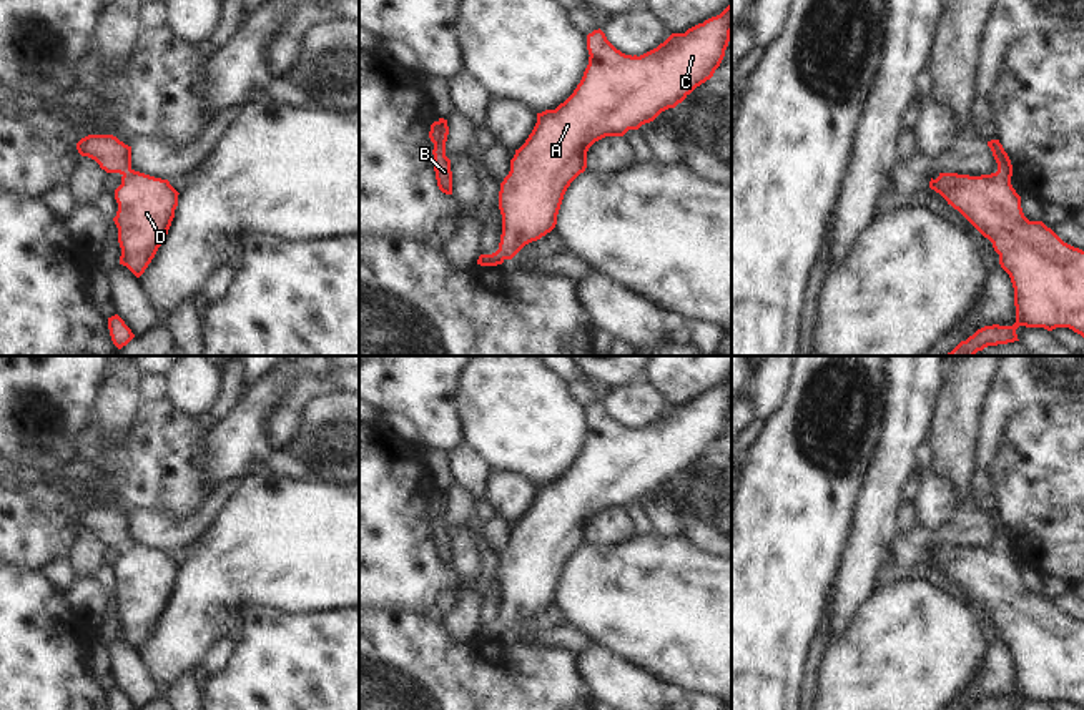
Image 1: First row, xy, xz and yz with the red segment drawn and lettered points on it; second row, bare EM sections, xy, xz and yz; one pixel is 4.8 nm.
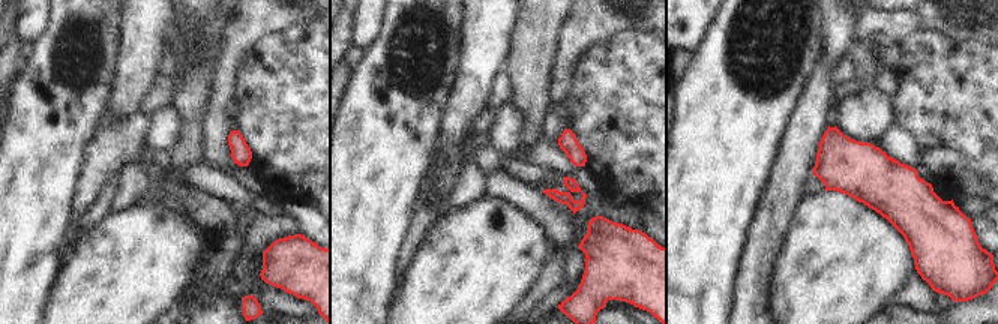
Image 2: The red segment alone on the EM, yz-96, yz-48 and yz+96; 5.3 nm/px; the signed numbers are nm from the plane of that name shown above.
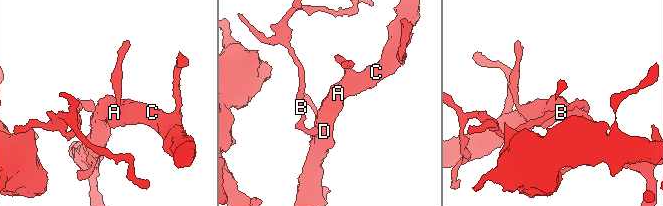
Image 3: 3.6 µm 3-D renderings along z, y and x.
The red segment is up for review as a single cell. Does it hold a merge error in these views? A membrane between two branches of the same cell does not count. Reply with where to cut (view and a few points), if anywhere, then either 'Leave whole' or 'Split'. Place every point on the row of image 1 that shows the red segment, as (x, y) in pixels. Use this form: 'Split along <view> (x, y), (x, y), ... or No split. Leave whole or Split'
No split. Leave whole

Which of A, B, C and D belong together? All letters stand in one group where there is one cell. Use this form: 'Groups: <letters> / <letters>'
Groups: A B C D

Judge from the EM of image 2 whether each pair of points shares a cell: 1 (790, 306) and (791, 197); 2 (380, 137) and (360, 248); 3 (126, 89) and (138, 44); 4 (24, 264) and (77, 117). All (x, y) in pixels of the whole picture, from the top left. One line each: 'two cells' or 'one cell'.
1: two cells
2: one cell
3: one cell
4: one cell

